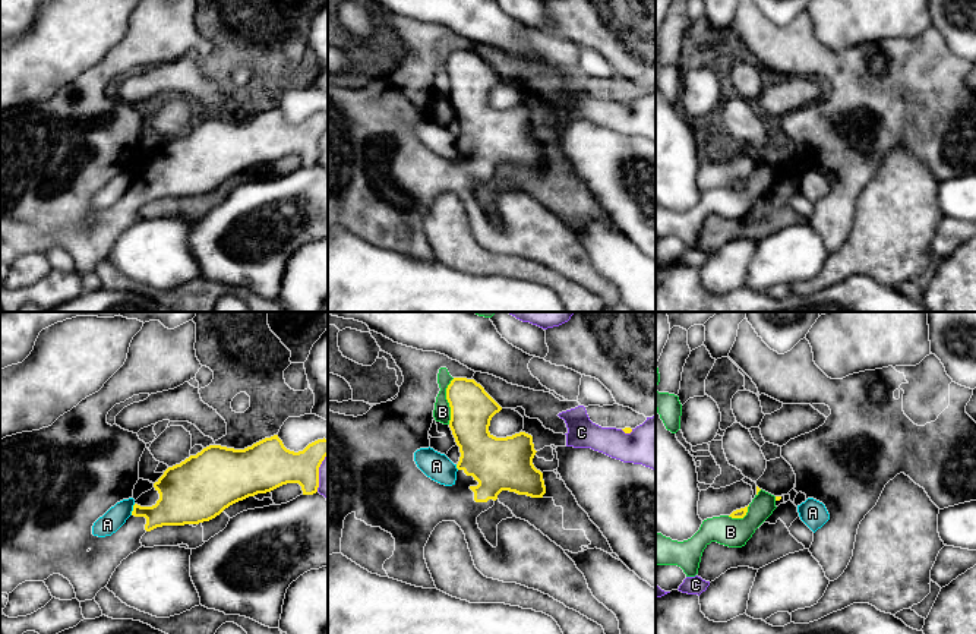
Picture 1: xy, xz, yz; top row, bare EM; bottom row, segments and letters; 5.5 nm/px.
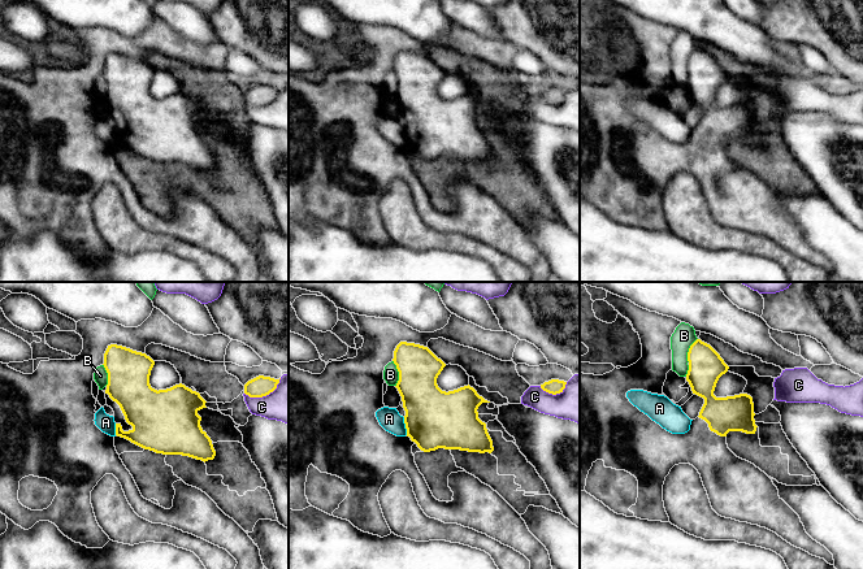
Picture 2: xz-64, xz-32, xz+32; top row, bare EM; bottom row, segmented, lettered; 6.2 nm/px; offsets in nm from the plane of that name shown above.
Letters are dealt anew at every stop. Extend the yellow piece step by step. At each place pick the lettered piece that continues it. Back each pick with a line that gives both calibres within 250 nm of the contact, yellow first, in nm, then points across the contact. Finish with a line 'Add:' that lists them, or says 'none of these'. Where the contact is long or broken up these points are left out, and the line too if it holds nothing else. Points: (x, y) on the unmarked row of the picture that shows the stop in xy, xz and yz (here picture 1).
Add: none of these

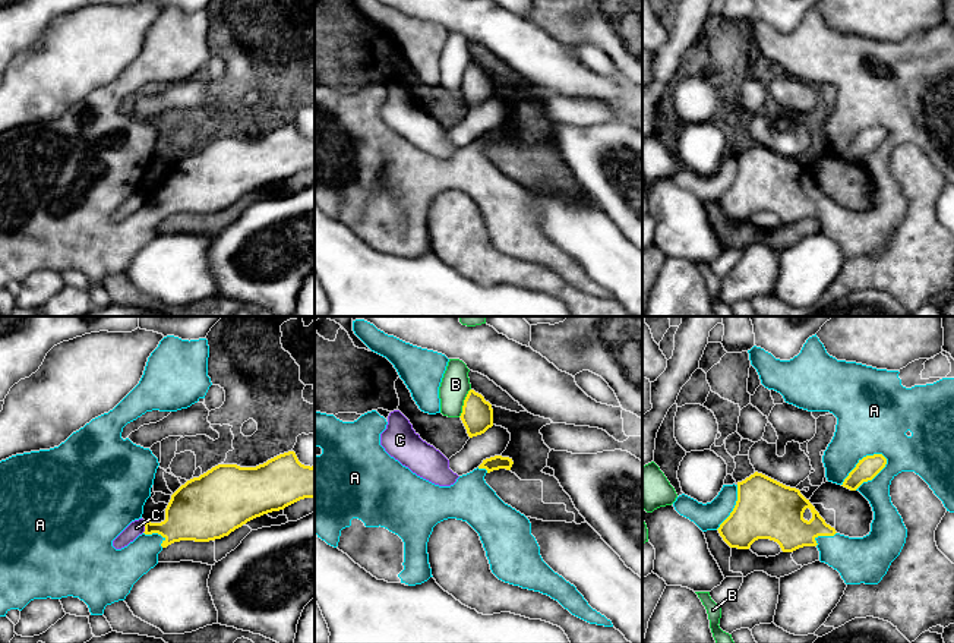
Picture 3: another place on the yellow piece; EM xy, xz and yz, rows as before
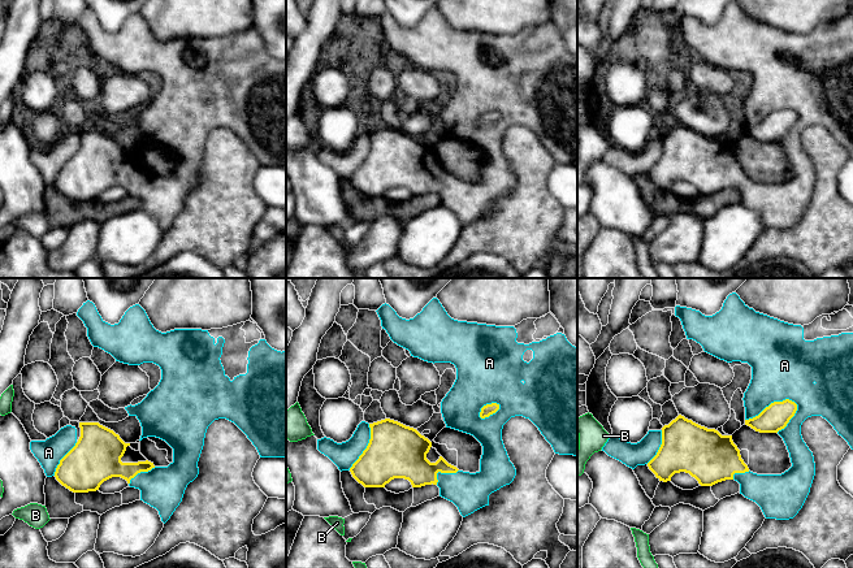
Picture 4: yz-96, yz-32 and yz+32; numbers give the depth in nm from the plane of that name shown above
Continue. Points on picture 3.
A: 120 nm thick on the yellow side, 400 nm on the other
Add: A

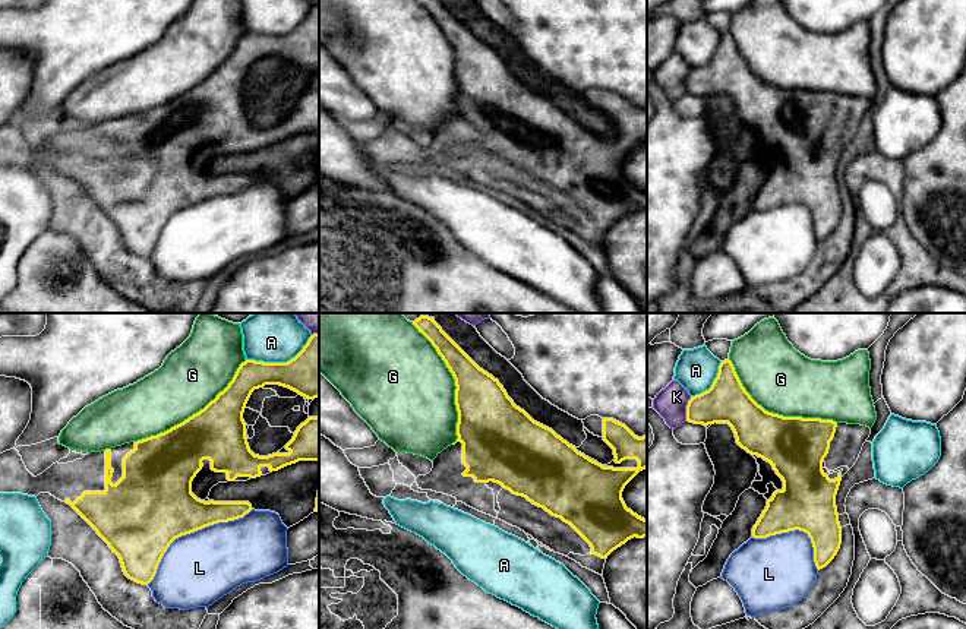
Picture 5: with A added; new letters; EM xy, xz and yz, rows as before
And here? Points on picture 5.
Add: none of these

